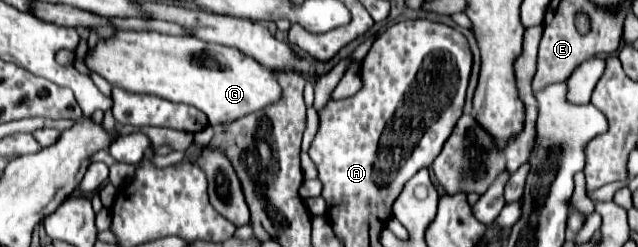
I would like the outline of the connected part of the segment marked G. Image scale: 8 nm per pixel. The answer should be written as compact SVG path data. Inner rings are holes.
M119 29L111 37L99 39L97 45L87 51L85 65L91 71L105 77L111 85L117 85L125 91L159 95L167 101L195 105L197 109L201 109L207 115L209 125L231 123L237 117L243 117L247 113L263 109L265 105L271 105L273 101L279 101L279 95L281 95L281 87L275 81L273 73L267 67L263 67L261 63L257 63L253 57L241 53L239 49L215 45L215 43L211 45L211 43L205 43L205 41L201 41L197 37L189 37L189 35L163 35L163 33L155 33L155 31L123 31L123 29Z

